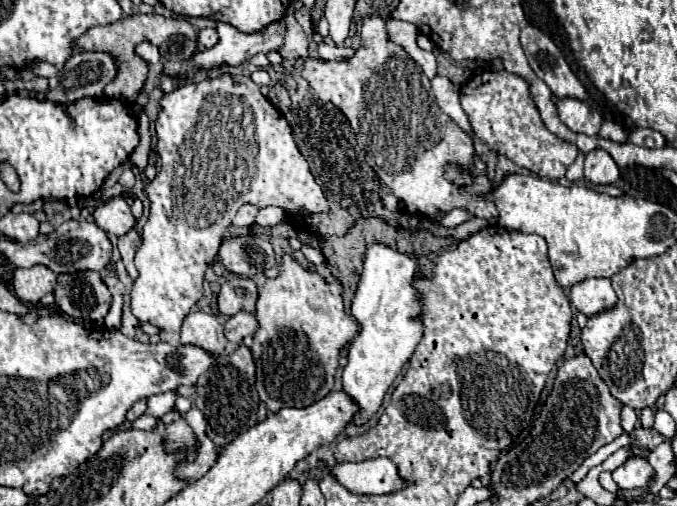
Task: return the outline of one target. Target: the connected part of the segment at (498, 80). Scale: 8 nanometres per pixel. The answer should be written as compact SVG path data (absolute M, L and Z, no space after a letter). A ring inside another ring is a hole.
M506 69L478 72L460 90L460 103L472 123L472 131L494 153L506 155L518 167L536 173L542 179L562 179L566 169L576 161L578 147L550 133L530 95L528 81ZM498 111L504 111L498 117Z

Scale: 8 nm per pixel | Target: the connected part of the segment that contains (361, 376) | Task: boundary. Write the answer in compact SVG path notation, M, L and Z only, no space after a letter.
M372 243L364 253L364 267L352 301L352 317L358 321L358 335L348 343L348 365L342 373L342 387L360 405L354 423L362 425L382 405L384 393L412 357L422 339L422 305L414 281L420 277L420 263L384 243Z

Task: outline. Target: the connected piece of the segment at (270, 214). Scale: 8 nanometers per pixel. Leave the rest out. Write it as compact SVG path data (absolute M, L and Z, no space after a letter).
M264 207L258 211L258 217L256 217L256 223L262 227L274 227L282 221L286 221L286 213L280 207Z

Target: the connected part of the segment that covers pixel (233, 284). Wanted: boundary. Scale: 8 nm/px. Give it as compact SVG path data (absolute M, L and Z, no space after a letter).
M232 277L222 283L218 293L218 311L222 315L236 315L238 311L252 313L258 299L256 283L248 277Z

